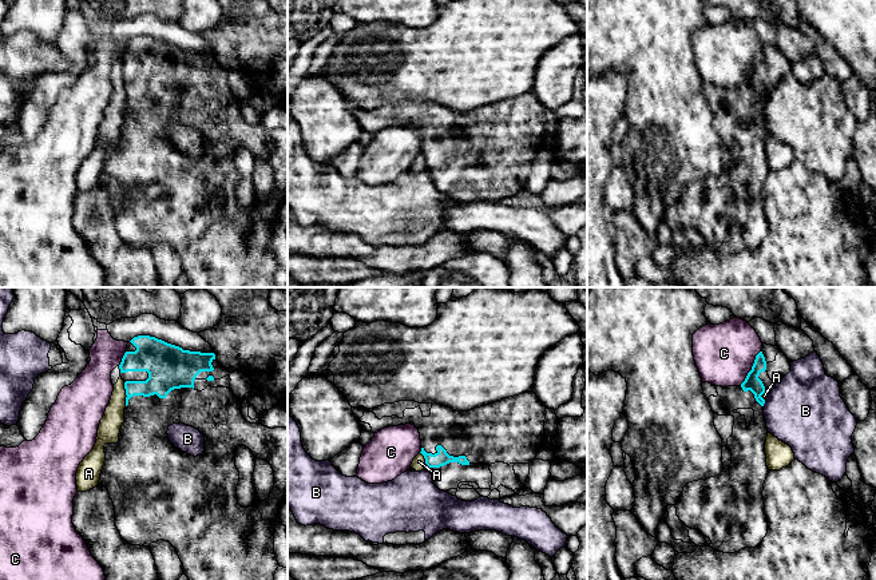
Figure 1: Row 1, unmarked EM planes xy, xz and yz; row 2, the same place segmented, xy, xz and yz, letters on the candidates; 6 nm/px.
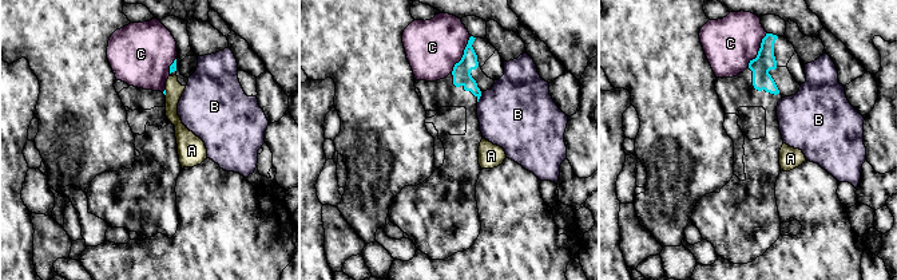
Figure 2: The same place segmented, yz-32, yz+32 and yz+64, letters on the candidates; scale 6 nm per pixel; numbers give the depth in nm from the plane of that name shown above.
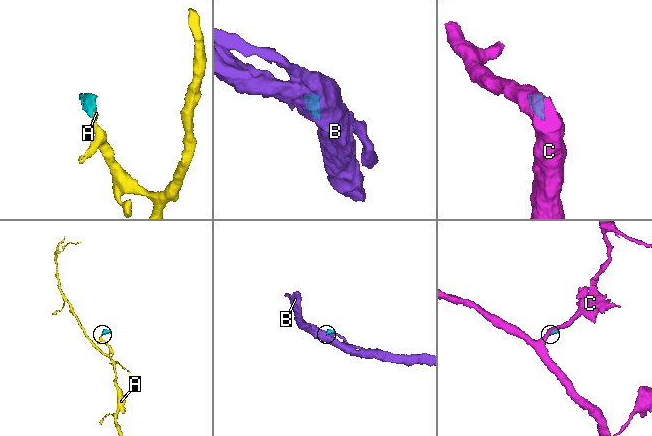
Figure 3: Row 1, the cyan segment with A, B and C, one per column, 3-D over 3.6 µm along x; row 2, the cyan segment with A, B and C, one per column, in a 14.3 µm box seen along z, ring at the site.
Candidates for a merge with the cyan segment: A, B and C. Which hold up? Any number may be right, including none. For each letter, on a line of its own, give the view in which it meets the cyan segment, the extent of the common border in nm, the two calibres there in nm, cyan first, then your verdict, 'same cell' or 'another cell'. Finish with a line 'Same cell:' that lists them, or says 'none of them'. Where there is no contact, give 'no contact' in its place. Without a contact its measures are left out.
A: contact in xy; length 140 nm; calibres 190 and 130 nm; another cell
B: contact in yz; length 40 nm; calibres 100 and 460 nm; another cell
C: contact in yz; length 240 nm; calibres 100 and 360 nm; another cell
Same cell: none of them

